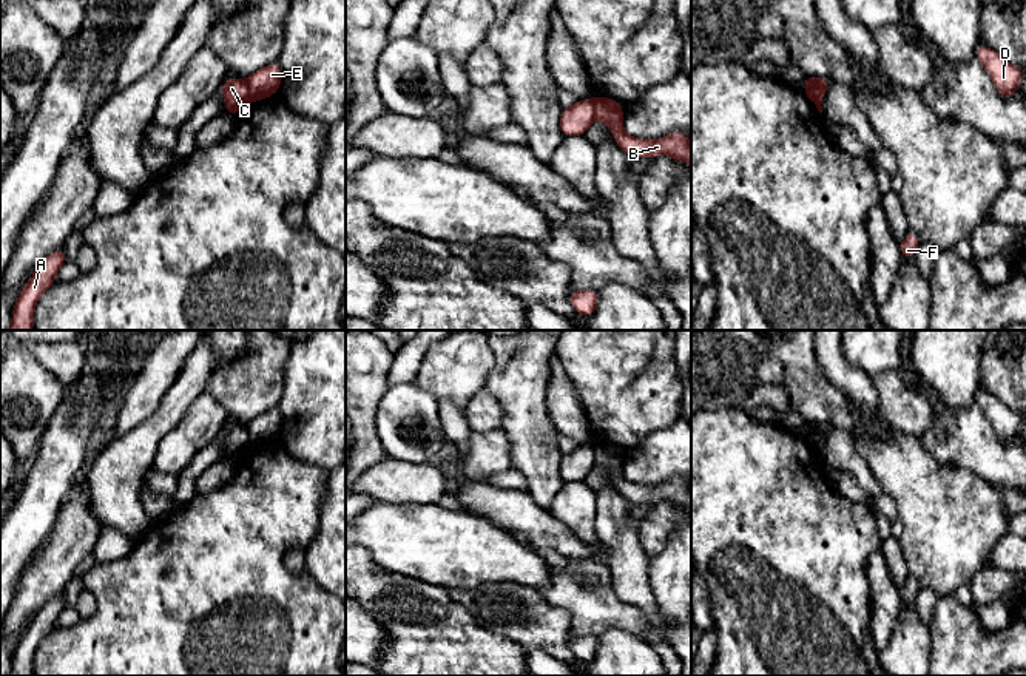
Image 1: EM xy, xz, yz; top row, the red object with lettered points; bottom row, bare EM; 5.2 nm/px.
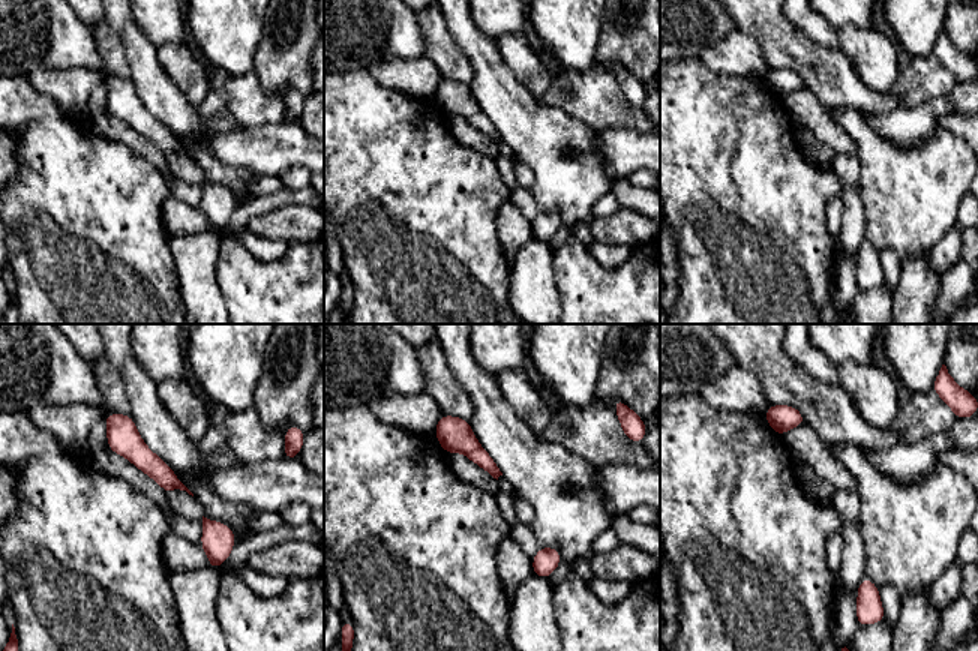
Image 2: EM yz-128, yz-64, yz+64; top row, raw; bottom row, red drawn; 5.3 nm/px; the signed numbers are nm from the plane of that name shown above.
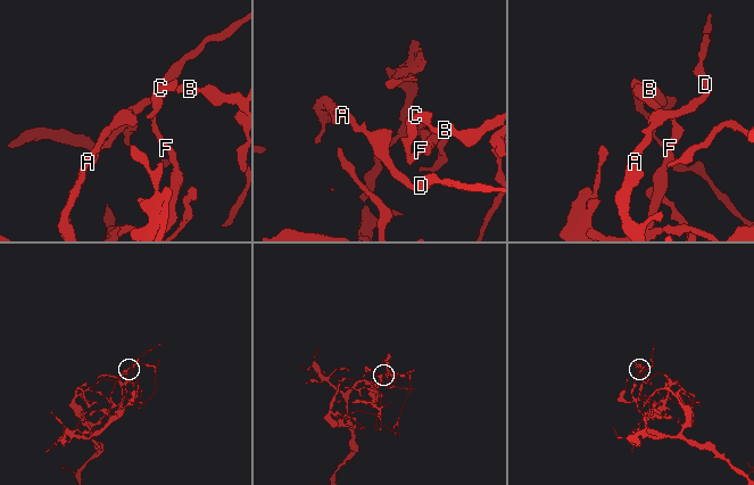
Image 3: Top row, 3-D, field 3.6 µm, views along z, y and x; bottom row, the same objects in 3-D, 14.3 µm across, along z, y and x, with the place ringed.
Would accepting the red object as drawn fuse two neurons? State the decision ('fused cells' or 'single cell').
fused cells

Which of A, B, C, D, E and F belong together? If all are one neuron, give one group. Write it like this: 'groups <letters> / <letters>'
groups A C D F / B E

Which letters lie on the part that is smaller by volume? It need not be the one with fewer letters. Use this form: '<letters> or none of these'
B, E

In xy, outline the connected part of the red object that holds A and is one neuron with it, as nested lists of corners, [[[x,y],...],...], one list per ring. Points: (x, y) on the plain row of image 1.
[[[62,593],[48,600],[37,611],[29,627],[20,636],[20,641],[14,650],[9,676],[32,676],[34,653],[39,644],[54,630],[56,620],[65,608],[66,602]]]

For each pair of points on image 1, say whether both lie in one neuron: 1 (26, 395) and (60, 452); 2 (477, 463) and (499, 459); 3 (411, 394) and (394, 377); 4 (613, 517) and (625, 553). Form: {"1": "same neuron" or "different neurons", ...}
{"1": "different neurons", "2": "same neuron", "3": "different neurons", "4": "same neuron"}

